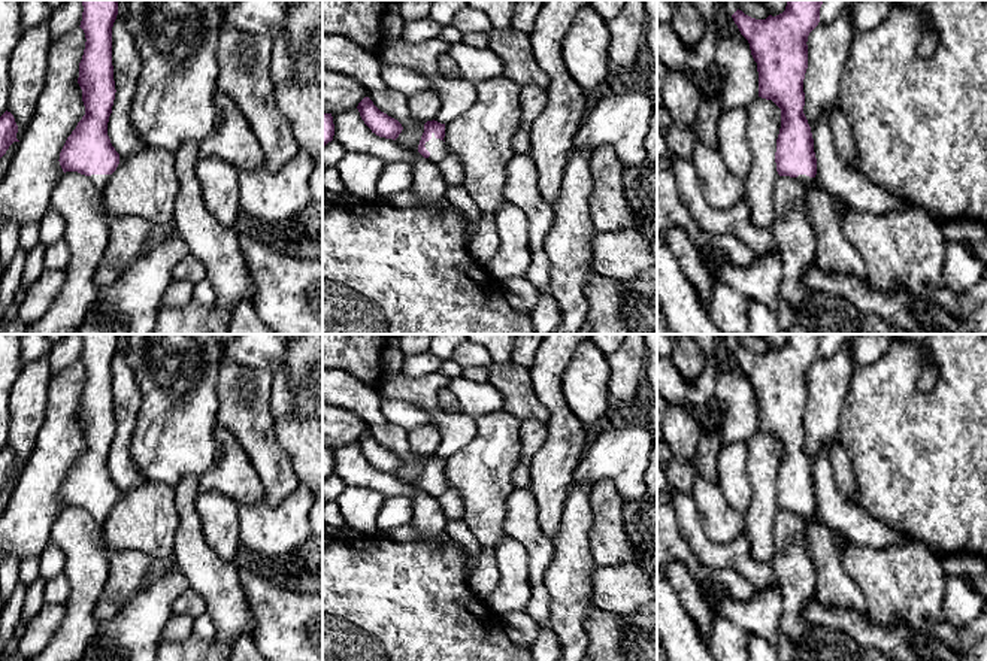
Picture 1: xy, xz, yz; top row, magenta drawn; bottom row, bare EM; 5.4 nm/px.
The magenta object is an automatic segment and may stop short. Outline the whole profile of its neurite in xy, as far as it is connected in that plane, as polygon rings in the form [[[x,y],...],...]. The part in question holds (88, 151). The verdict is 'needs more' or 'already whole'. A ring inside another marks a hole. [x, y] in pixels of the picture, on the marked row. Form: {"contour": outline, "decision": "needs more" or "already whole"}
{"contour": [[[82,0],[81,28],[85,49],[79,63],[78,84],[82,90],[85,115],[67,137],[61,152],[63,172],[78,172],[90,178],[100,191],[119,164],[119,154],[108,136],[108,122],[115,100],[112,66],[112,27],[118,15],[118,0]]], "decision": "needs more"}

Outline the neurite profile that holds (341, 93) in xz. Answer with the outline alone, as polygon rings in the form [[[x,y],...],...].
[[[323,67],[323,113],[351,110],[367,97],[367,91],[343,73]]]

